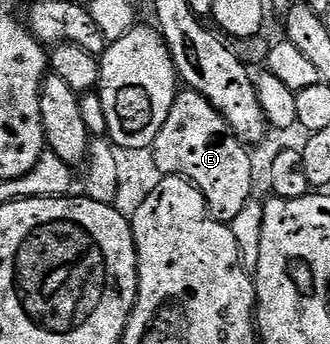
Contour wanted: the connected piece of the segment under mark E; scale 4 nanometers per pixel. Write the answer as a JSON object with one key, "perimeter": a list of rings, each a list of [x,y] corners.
{"perimeter":[[[189,89],[179,90],[172,109],[168,113],[168,121],[164,121],[164,129],[160,129],[152,150],[160,173],[164,177],[181,175],[183,179],[189,179],[191,183],[196,184],[200,193],[206,198],[210,214],[221,223],[230,225],[255,194],[253,193],[254,163],[246,152],[249,151],[247,144],[234,136],[234,132],[226,124],[225,117],[200,93]]]}

